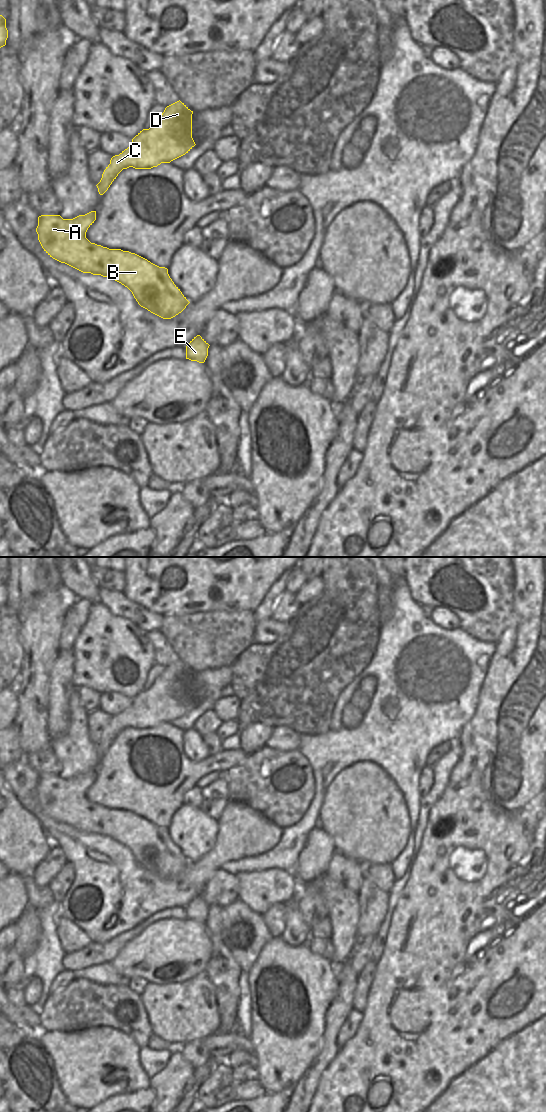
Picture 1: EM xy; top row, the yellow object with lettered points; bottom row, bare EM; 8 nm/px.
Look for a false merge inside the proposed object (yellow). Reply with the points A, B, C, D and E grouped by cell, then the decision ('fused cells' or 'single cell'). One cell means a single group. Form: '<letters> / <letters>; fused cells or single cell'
A B C D E; single cell

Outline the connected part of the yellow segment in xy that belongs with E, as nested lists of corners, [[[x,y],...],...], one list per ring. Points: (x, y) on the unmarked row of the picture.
[[[197,895],[186,906],[186,919],[204,923],[208,916],[209,906],[200,895]]]

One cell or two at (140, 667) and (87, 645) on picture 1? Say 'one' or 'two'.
one

